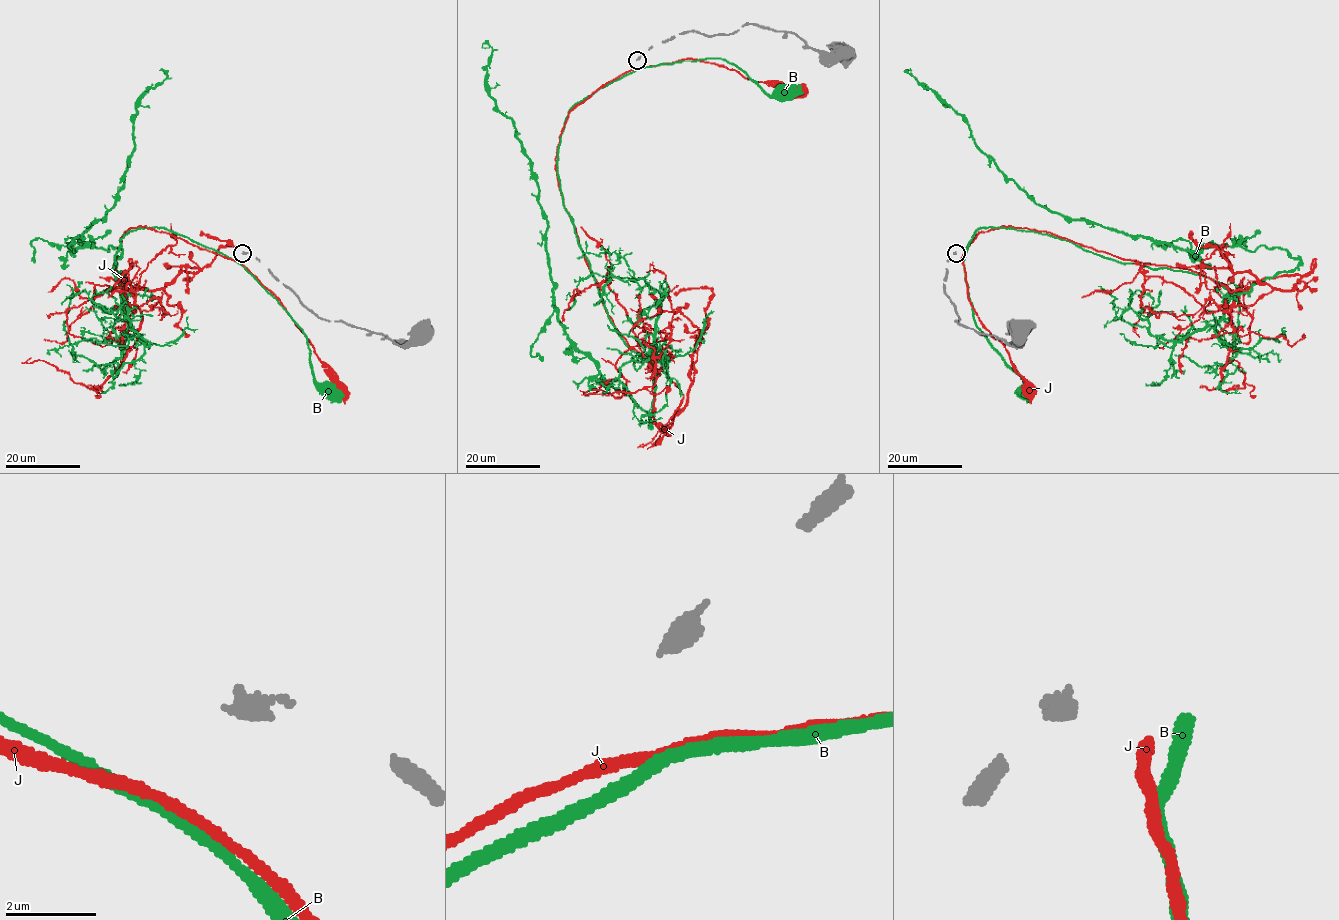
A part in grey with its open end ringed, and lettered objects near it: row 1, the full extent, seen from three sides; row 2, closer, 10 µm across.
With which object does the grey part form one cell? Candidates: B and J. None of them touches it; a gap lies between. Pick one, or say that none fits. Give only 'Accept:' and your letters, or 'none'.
Accept: none

